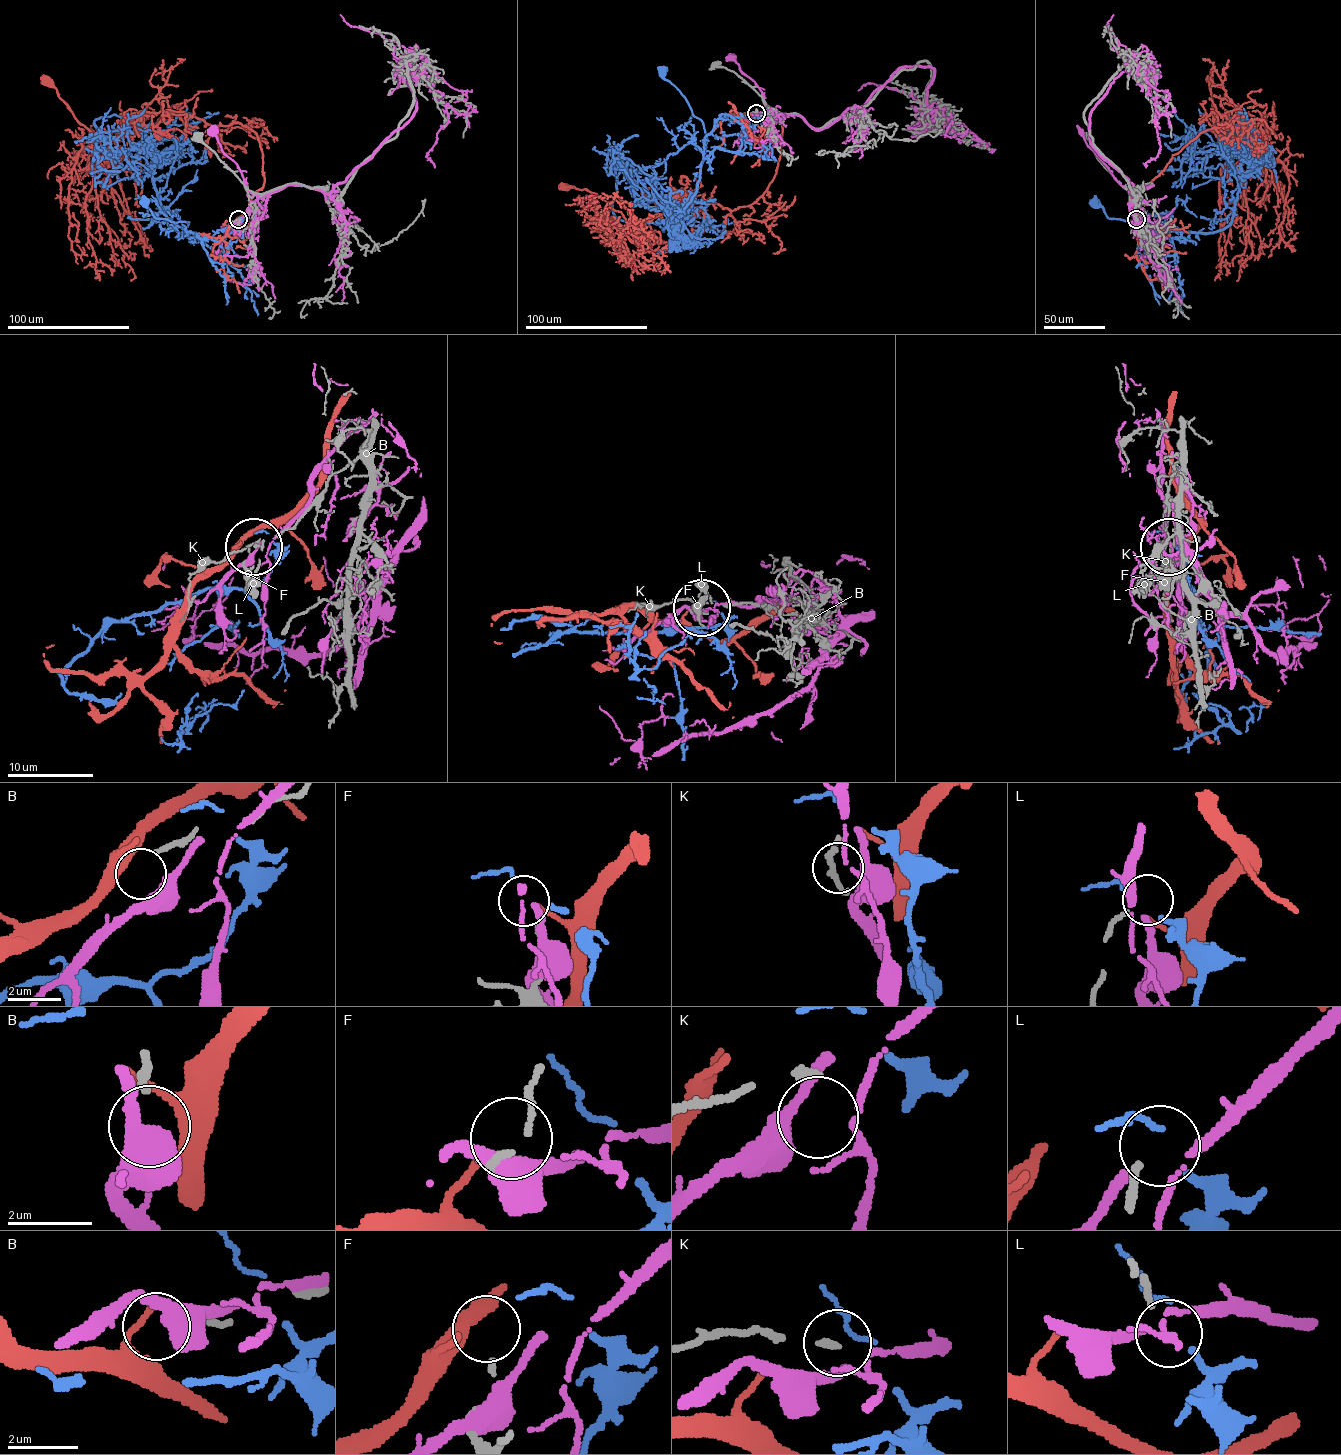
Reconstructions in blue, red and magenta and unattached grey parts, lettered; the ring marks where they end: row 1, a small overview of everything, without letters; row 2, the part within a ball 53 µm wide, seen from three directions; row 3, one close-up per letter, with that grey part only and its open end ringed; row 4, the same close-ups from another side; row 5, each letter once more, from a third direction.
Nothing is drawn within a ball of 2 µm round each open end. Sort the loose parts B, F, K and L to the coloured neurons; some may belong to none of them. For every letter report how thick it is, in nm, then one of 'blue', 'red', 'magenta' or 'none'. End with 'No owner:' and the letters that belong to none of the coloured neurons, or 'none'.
B: calibre 180 nm; none
F: calibre 120 nm; red
K: calibre 180 nm; none
L: calibre 160 nm; none
No owner: B, K, L

